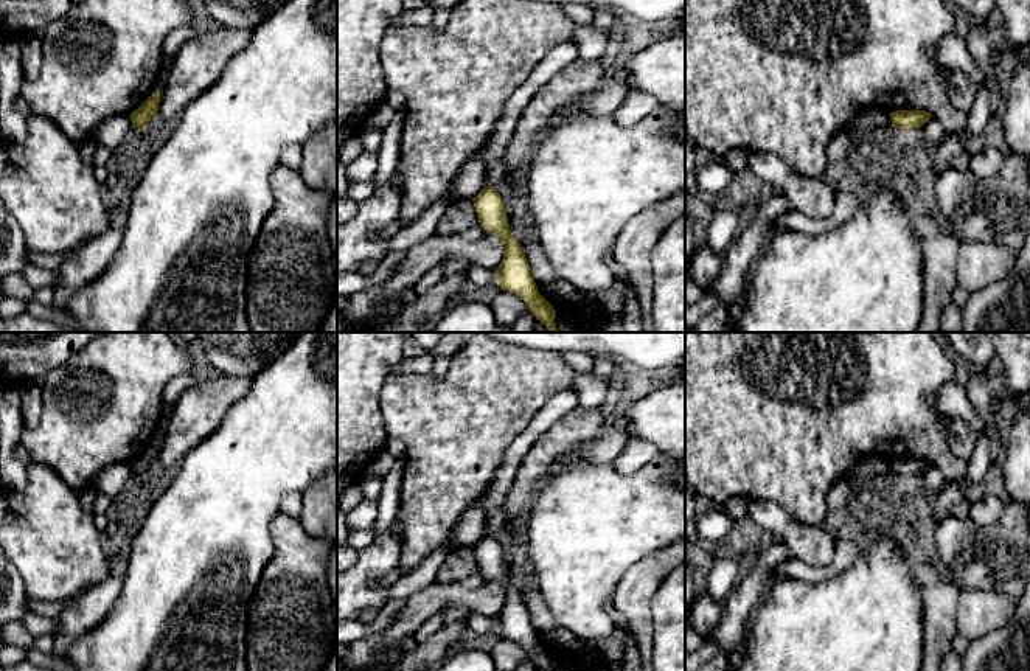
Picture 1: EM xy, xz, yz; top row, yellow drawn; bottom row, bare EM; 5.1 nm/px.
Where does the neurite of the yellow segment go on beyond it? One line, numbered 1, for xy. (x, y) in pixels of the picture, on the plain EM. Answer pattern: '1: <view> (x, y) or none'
1: none

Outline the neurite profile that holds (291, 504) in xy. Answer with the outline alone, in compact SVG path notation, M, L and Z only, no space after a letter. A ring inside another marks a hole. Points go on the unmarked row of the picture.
M291 492L281 500L281 513L286 513L292 517L300 517L303 509L303 503L300 494Z

